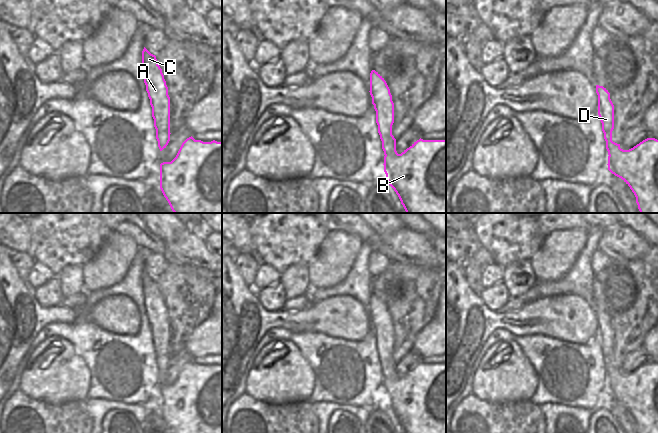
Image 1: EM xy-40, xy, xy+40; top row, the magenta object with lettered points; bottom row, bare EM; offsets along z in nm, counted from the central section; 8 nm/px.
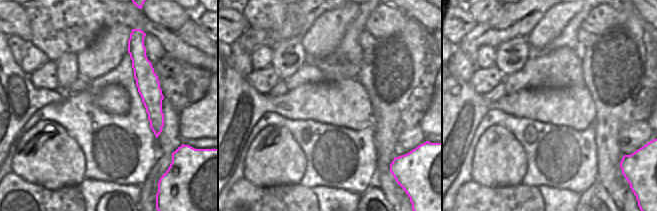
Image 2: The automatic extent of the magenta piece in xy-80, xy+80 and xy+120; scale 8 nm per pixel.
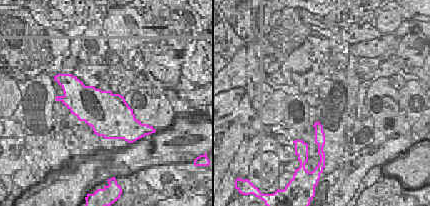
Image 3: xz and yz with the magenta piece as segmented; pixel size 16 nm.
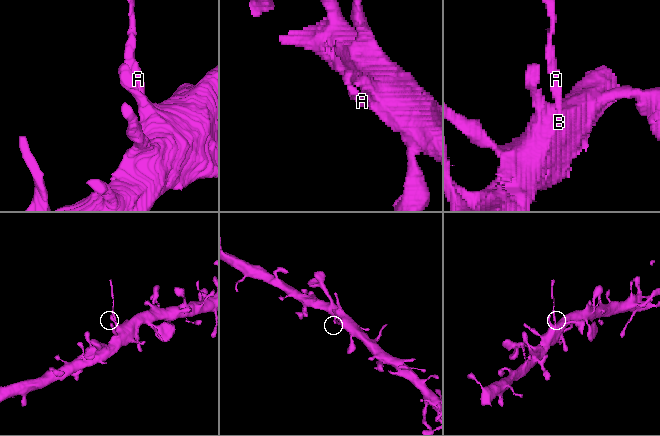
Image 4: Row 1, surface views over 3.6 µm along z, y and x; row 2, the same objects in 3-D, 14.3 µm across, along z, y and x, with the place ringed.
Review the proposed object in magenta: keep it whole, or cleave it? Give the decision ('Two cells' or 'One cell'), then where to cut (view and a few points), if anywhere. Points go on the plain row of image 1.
Two cells. Split along xy+40 (619, 371), (614, 377), (609, 379)

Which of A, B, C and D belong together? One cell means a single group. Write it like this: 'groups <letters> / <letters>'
groups A C D / B

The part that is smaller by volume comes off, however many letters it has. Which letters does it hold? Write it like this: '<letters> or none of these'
A, C, D

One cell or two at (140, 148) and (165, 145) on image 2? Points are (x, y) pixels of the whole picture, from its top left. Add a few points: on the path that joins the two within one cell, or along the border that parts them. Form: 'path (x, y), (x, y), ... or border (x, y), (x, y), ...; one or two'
border (157, 138), (156, 158); two

